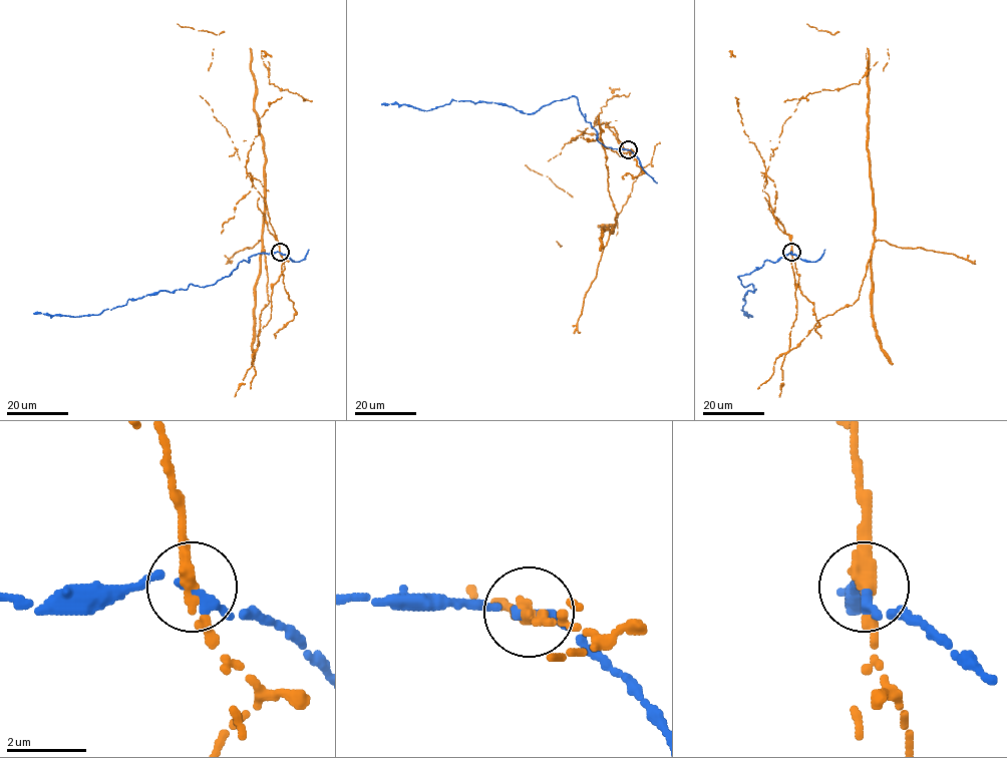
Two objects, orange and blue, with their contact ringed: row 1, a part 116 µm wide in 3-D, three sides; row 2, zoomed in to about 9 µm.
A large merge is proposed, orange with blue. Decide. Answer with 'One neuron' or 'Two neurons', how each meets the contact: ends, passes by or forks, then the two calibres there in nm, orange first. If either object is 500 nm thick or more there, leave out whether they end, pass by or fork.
Two neurons. At the ring orange passes by. At the ring blue passes by. Thickness 320 nm (orange) against 240 nm

